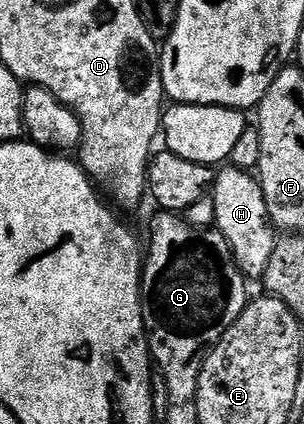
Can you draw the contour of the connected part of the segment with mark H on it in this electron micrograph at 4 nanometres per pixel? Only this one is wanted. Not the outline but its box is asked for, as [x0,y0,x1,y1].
[210,165,278,281]

